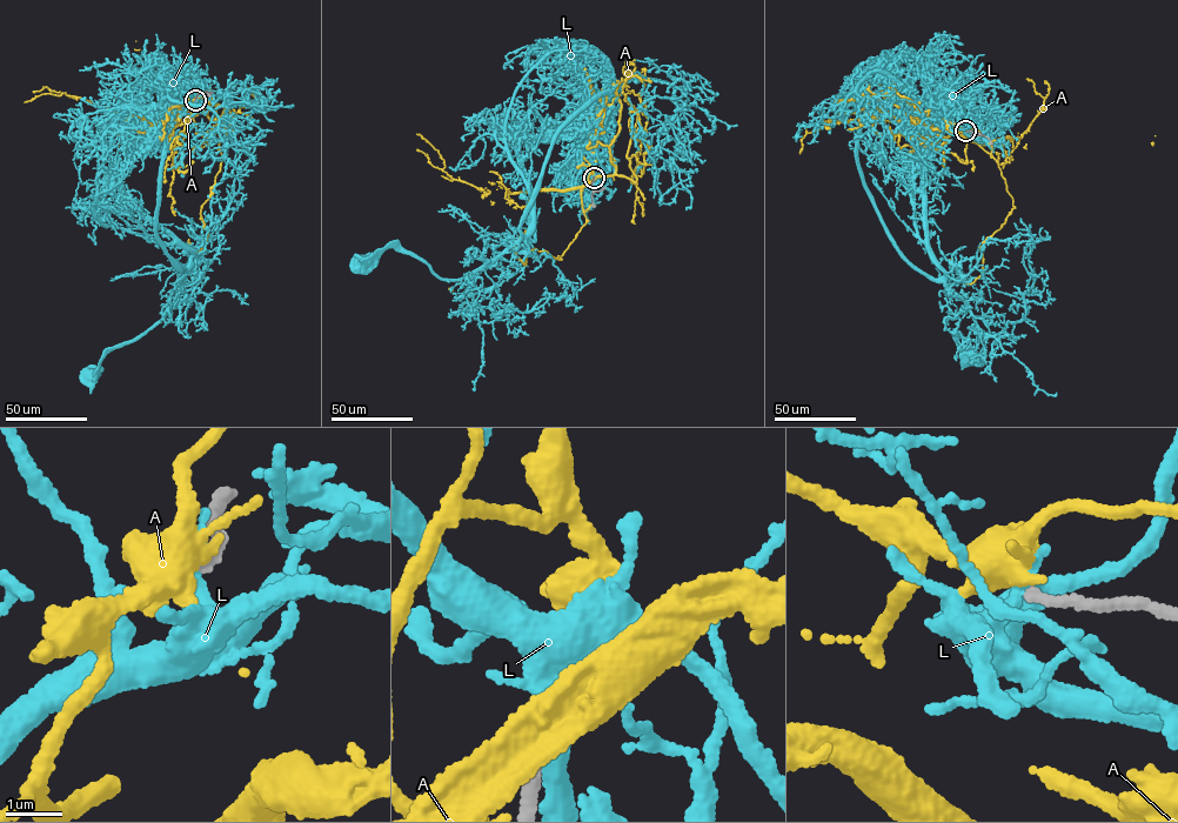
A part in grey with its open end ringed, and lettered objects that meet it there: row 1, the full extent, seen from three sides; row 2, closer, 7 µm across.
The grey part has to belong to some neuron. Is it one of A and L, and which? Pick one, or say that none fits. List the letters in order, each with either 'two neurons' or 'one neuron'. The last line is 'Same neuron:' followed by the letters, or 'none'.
A: two neurons
L: two neurons
Same neuron: none

